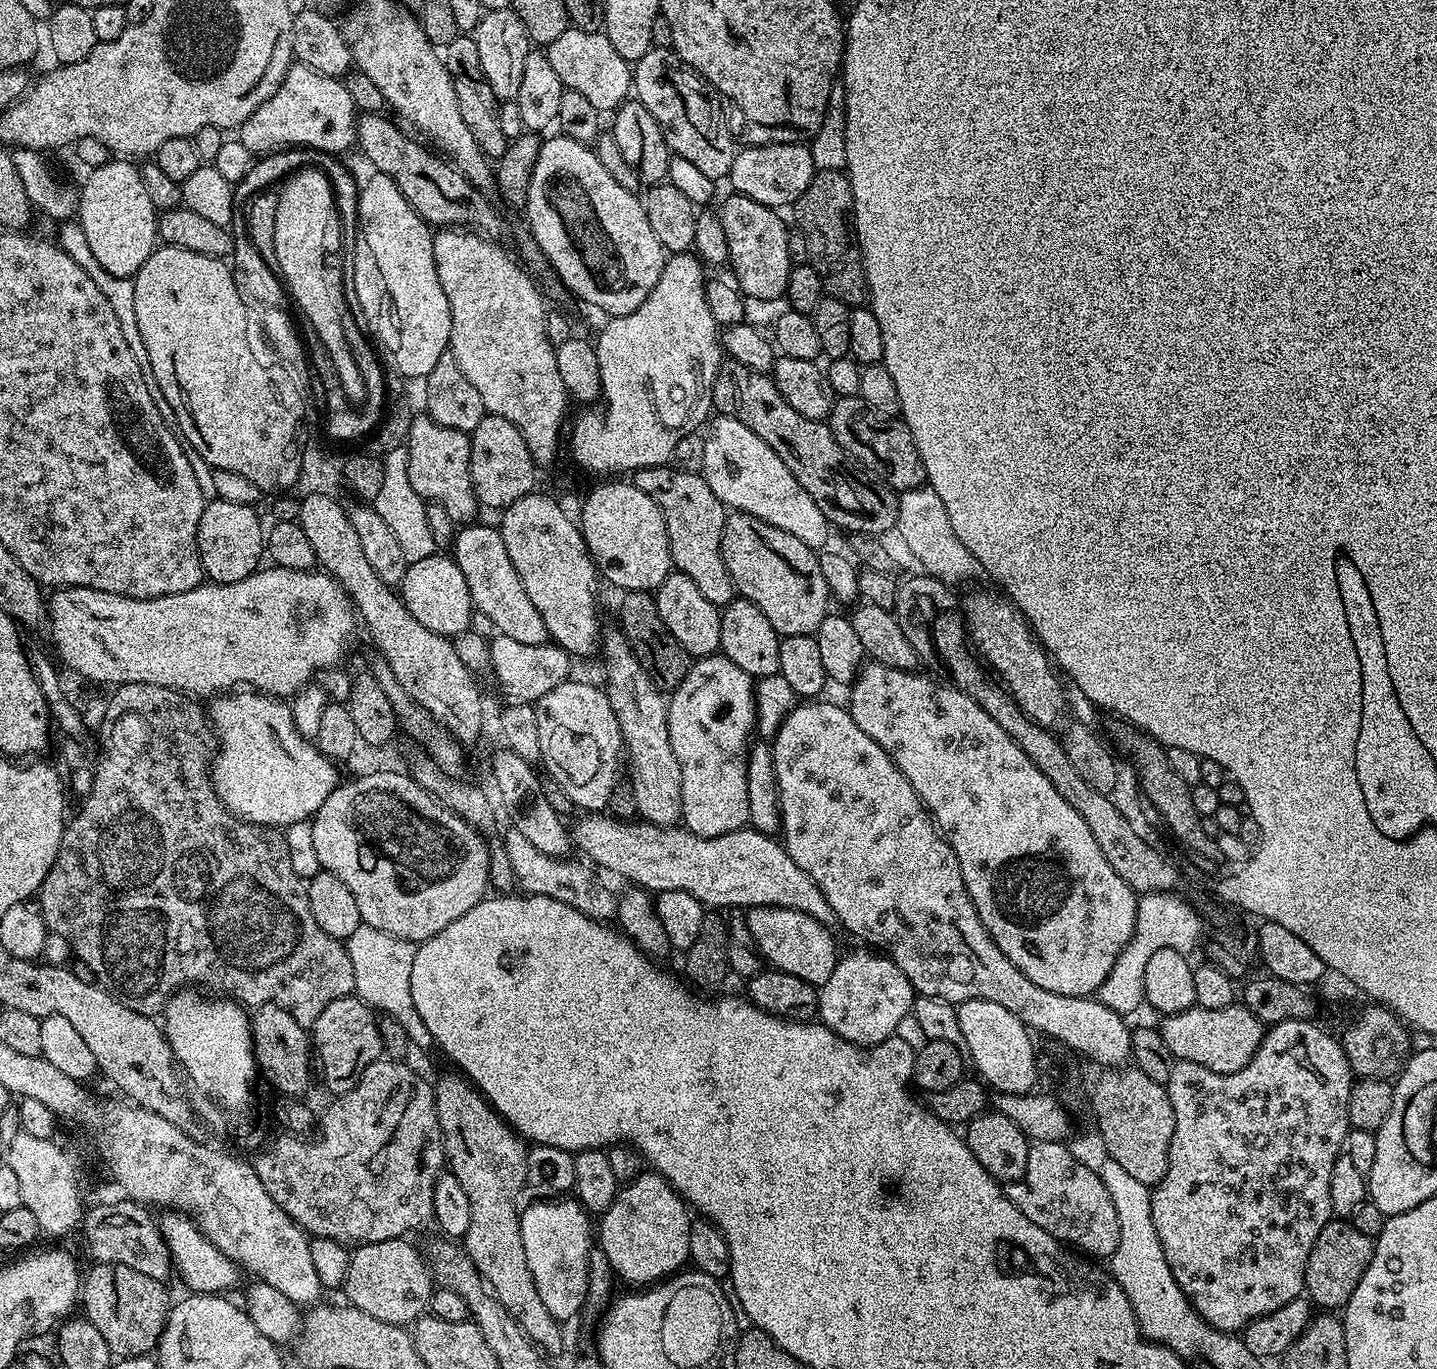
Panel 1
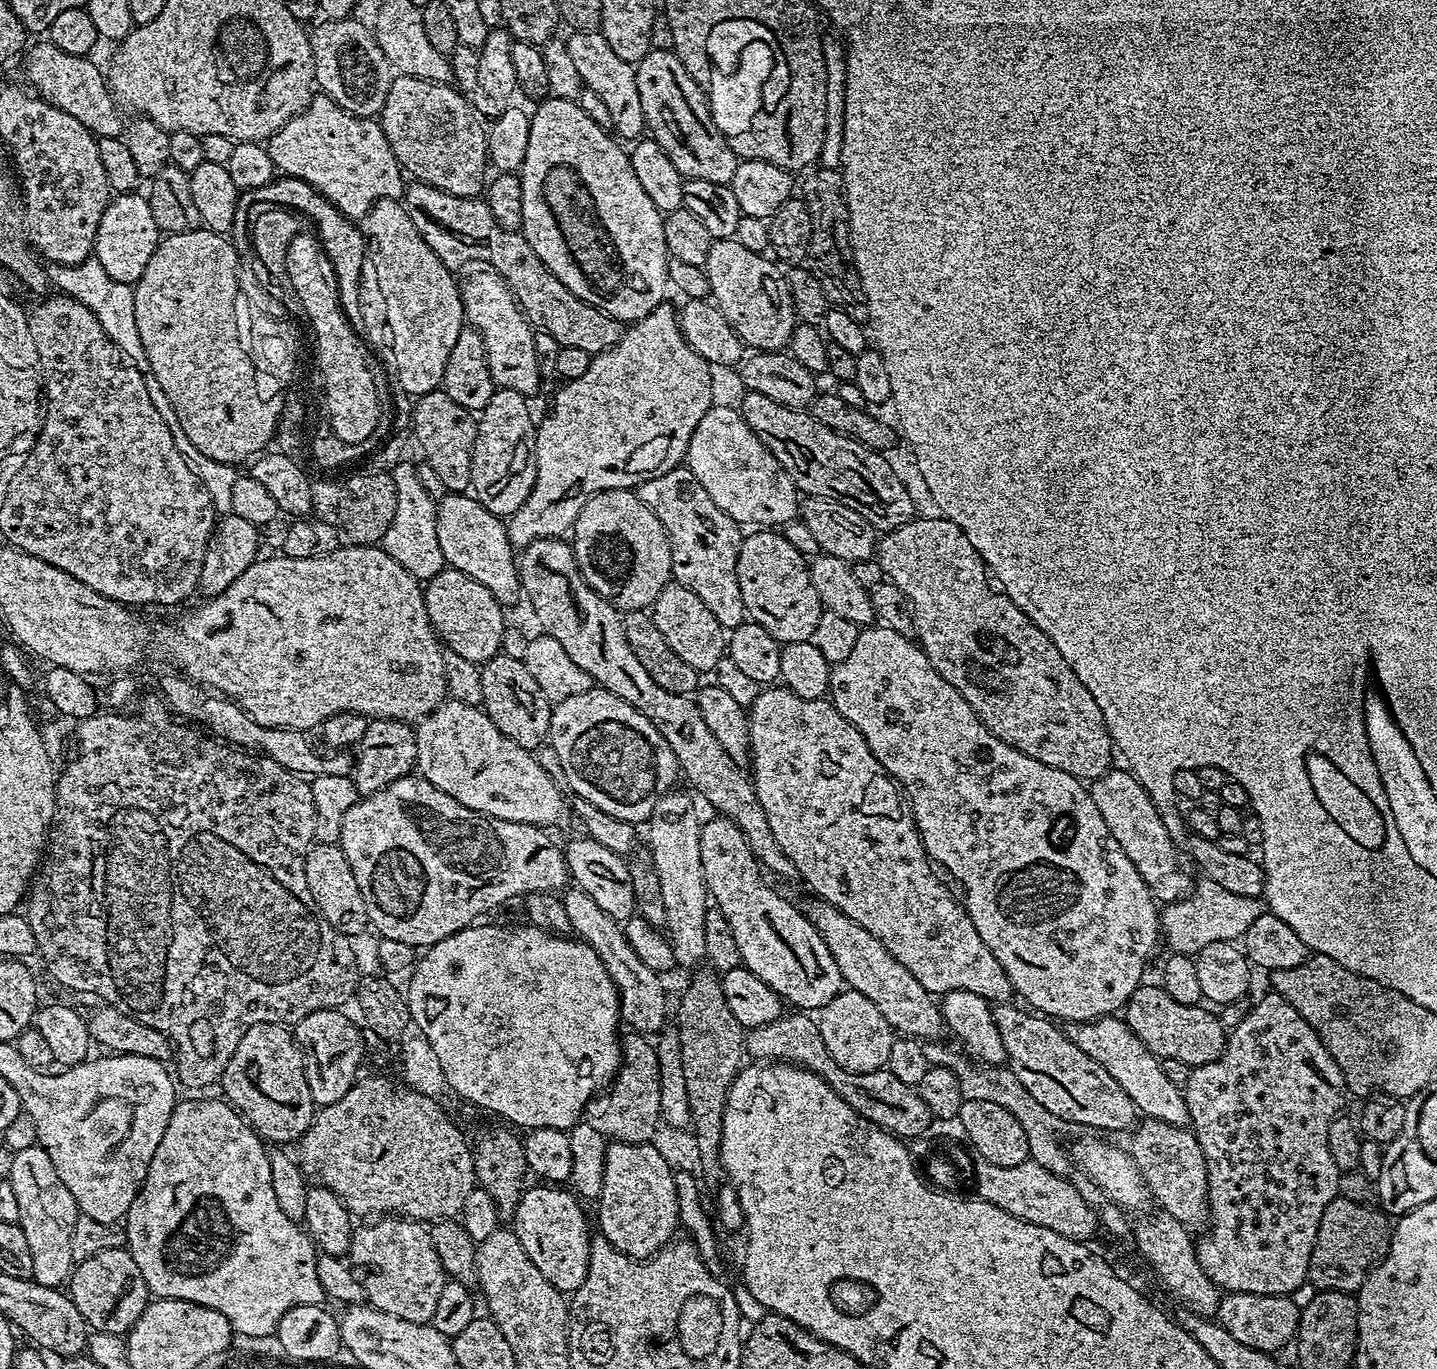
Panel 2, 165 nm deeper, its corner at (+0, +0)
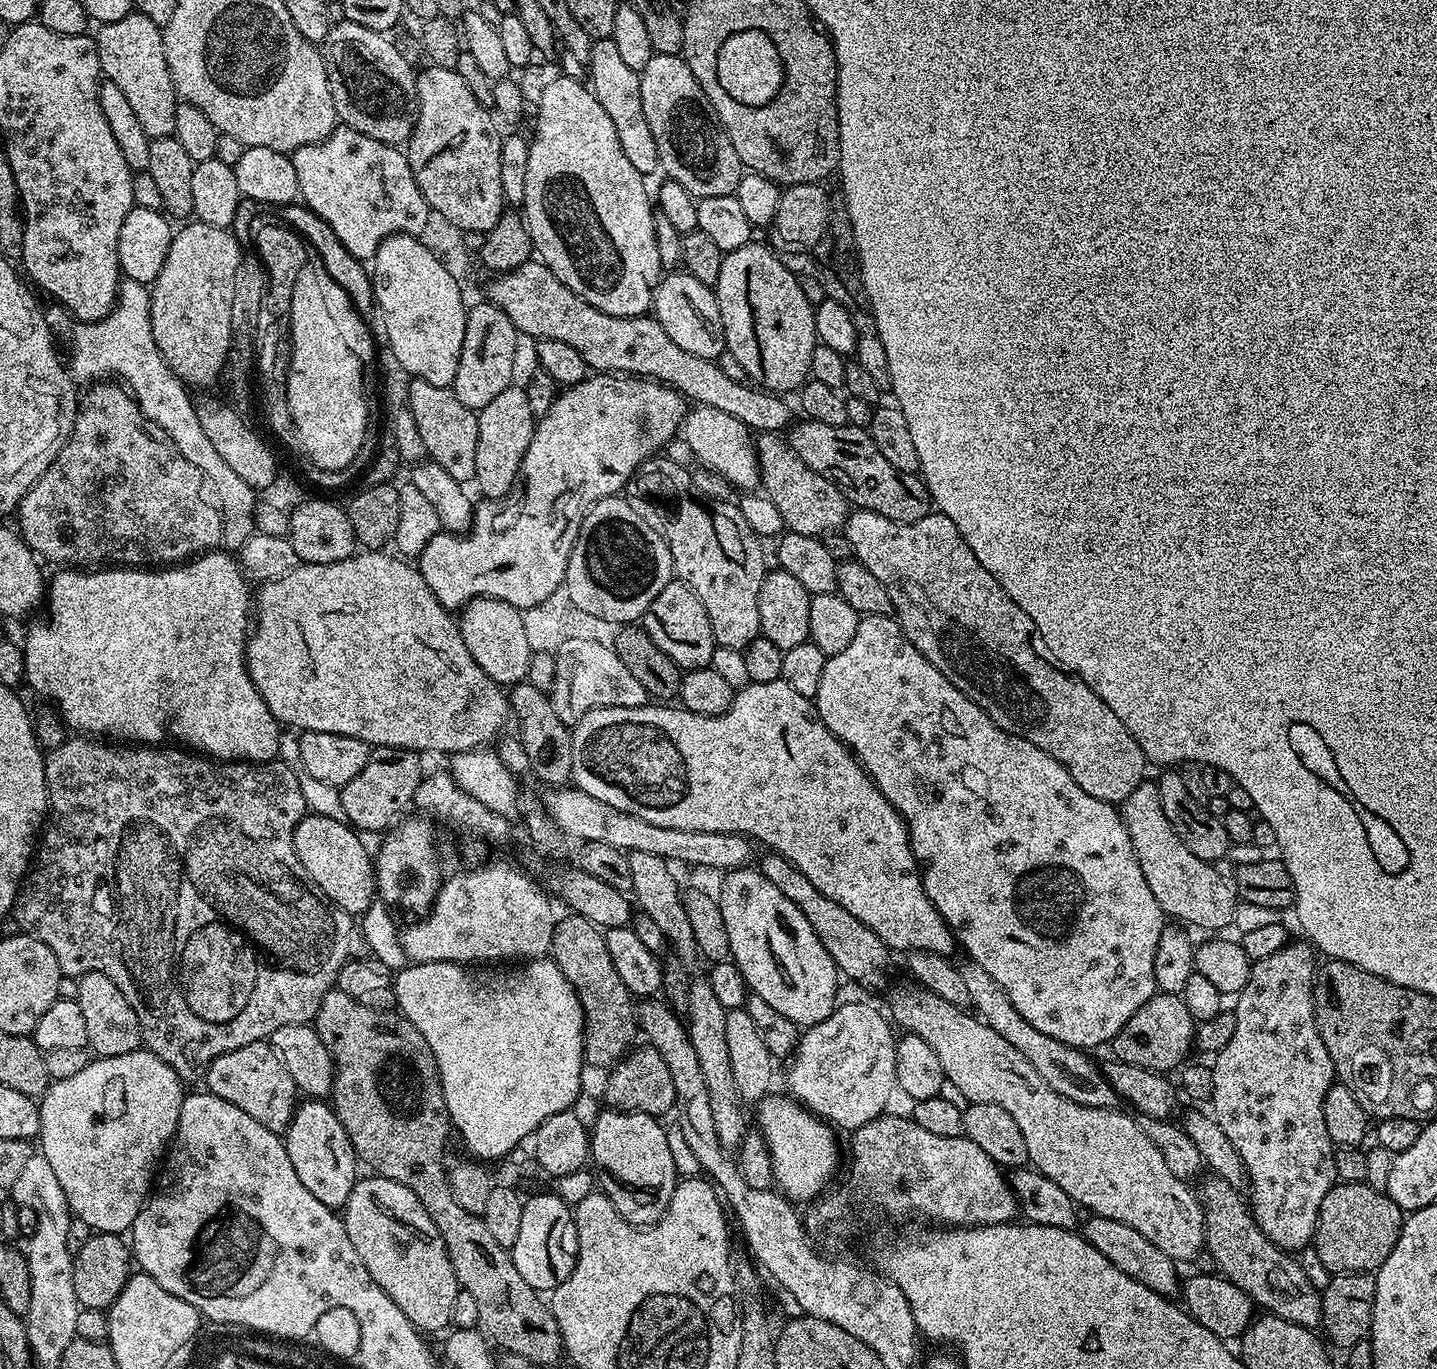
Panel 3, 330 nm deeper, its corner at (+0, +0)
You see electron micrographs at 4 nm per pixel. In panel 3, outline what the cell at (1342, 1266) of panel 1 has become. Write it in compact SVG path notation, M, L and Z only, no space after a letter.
M1338 1182L1322 1198L1316 1223L1314 1249L1328 1274L1346 1272L1375 1273L1390 1258L1390 1250L1400 1237L1406 1213L1393 1202L1387 1192L1374 1190L1369 1184Z

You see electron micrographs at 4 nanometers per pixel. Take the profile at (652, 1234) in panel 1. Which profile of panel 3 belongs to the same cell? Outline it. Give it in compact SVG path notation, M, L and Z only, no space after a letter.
M604 1110L590 1129L590 1160L593 1165L596 1163L599 1187L627 1224L658 1223L678 1183L668 1133L660 1123L650 1114Z

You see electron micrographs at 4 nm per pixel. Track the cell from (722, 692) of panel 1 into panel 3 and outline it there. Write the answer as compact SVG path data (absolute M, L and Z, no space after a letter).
M745 866L729 871L720 884L718 899L722 918L726 921L726 935L730 937L730 960L744 976L751 995L774 1006L778 1014L786 1014L797 1026L811 1026L825 1020L838 1006L836 1000L836 963L826 954L826 946L818 942L818 934L806 922L806 914L773 886L755 867Z

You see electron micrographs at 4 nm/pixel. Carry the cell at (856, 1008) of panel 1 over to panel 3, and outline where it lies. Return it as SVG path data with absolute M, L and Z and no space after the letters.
M841 1003L822 1022L811 1025L808 1032L799 1037L796 1051L790 1057L788 1068L788 1088L792 1099L799 1100L813 1116L827 1120L837 1129L855 1130L876 1117L885 1115L892 1091L897 1091L896 1082L896 1042L892 1036L893 1025L889 1017L868 1004Z

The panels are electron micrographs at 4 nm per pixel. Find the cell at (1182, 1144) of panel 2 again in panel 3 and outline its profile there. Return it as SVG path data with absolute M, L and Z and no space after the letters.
M1208 1178L1198 1188L1200 1205L1204 1207L1204 1238L1206 1252L1212 1255L1224 1279L1242 1289L1253 1305L1260 1304L1265 1313L1281 1316L1284 1320L1294 1322L1303 1328L1313 1330L1321 1327L1320 1298L1318 1288L1308 1281L1297 1257L1278 1247L1258 1226L1252 1217L1249 1201L1244 1200L1241 1189L1230 1186L1230 1182L1219 1178Z

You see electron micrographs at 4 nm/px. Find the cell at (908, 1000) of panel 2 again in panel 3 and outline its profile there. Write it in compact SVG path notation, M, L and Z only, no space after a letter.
M910 982L910 985L902 987L900 990L893 992L889 998L888 1004L892 1007L890 1016L897 1025L901 1024L904 1032L913 1032L918 1034L918 1038L922 1038L922 1042L930 1045L930 1050L934 1050L934 1054L938 1054L938 1062L944 1071L944 1079L949 1085L953 1084L968 1104L993 1104L994 1106L1002 1106L1002 1110L1006 1110L1006 1114L1010 1114L1010 1118L1014 1118L1014 1122L1018 1125L1018 1130L1022 1130L1022 1138L1026 1138L1026 1150L1028 1151L1028 1159L1031 1167L1037 1172L1041 1172L1046 1178L1050 1178L1050 1182L1058 1182L1058 1186L1062 1190L1066 1190L1066 1194L1071 1198L1072 1203L1081 1209L1089 1208L1089 1213L1105 1216L1106 1218L1114 1218L1118 1222L1126 1222L1126 1226L1134 1226L1134 1230L1138 1230L1138 1234L1142 1234L1142 1238L1150 1238L1150 1242L1154 1242L1154 1246L1158 1246L1158 1250L1162 1250L1162 1254L1166 1254L1177 1262L1183 1260L1192 1260L1205 1247L1204 1238L1204 1207L1200 1205L1199 1195L1195 1191L1190 1190L1191 1187L1187 1183L1179 1180L1173 1175L1173 1172L1166 1166L1166 1159L1163 1158L1159 1150L1154 1146L1154 1142L1143 1132L1141 1125L1135 1120L1132 1121L1126 1113L1120 1112L1113 1108L1095 1108L1090 1105L1076 1104L1070 1098L1063 1097L1048 1085L1038 1074L1034 1066L1010 1044L1005 1038L990 1028L980 1016L973 1014L971 1011L965 1010L958 1005L951 1005L946 1002L945 998L939 997L938 994L932 993L930 989L921 986L919 983Z

